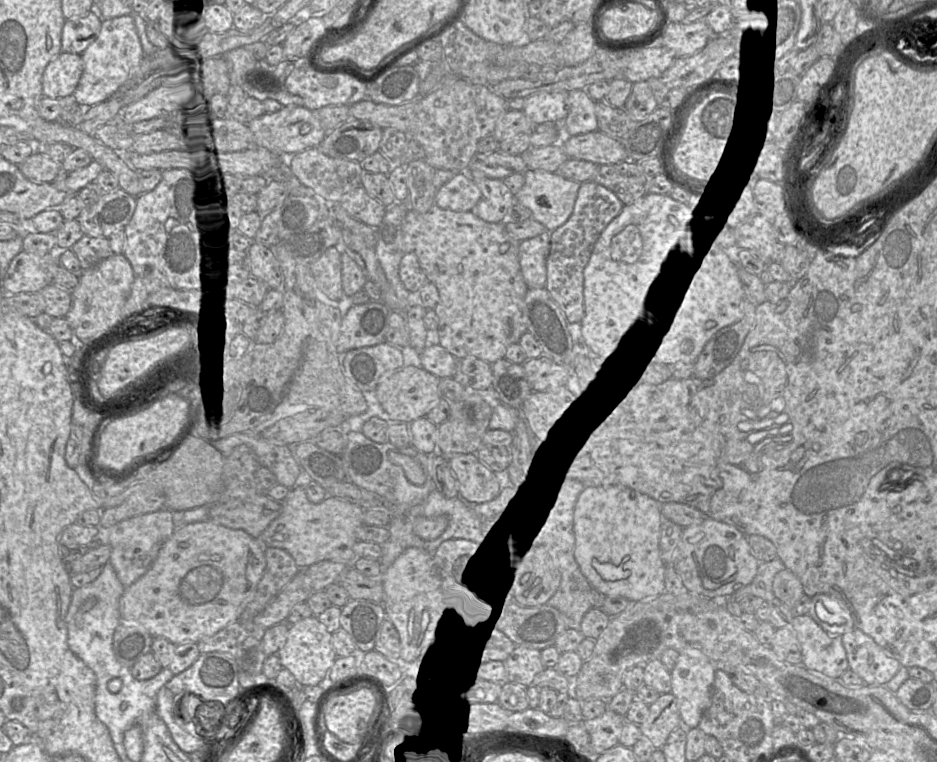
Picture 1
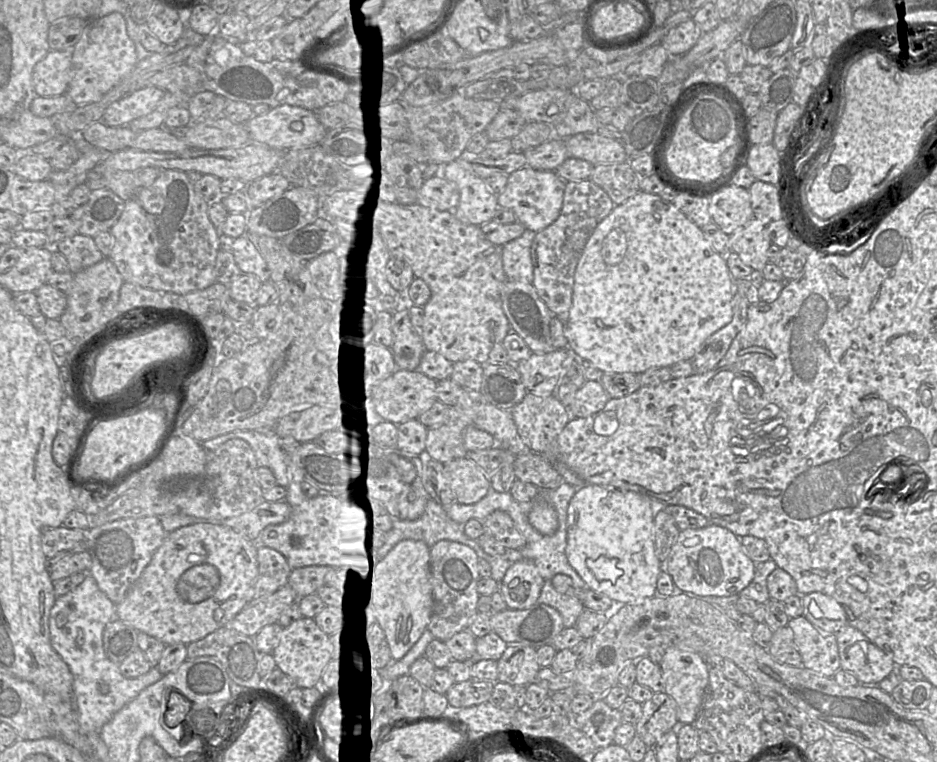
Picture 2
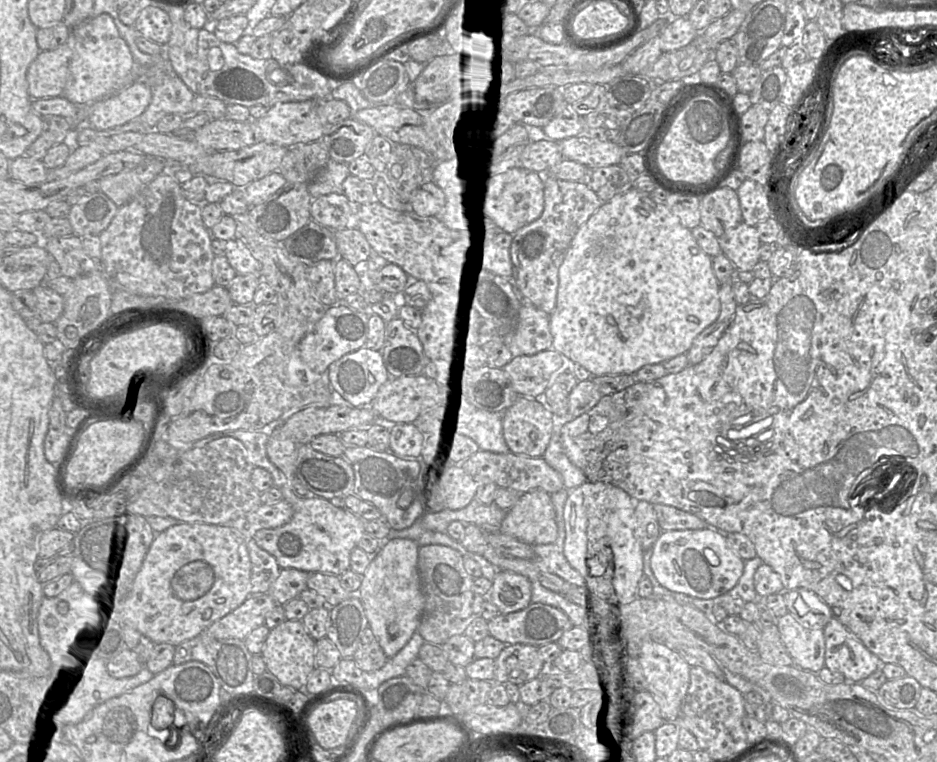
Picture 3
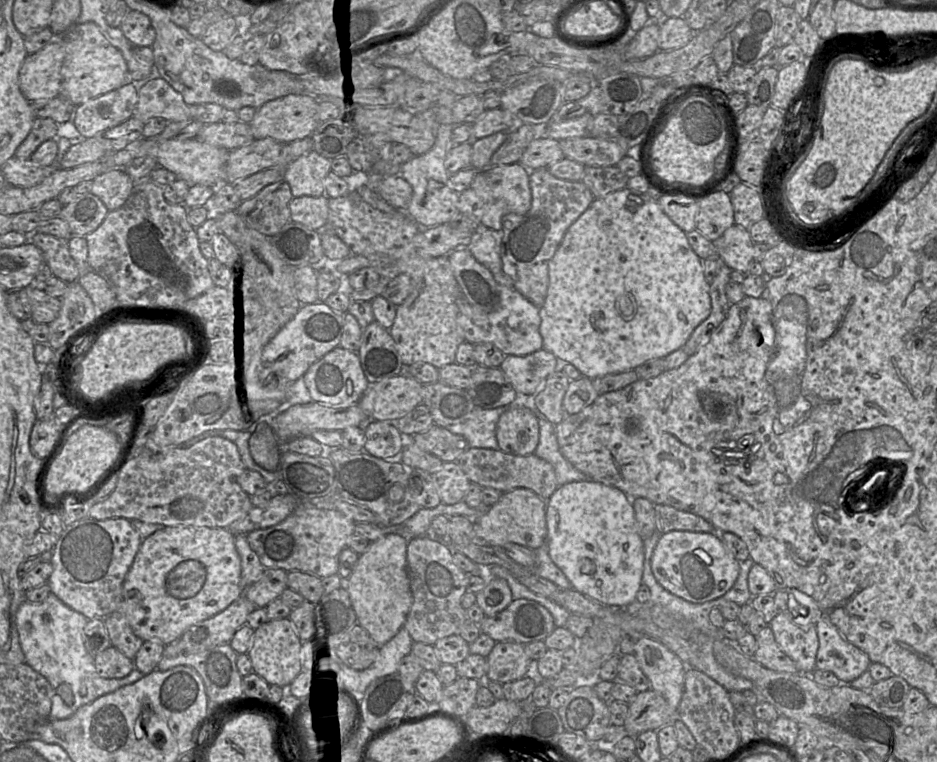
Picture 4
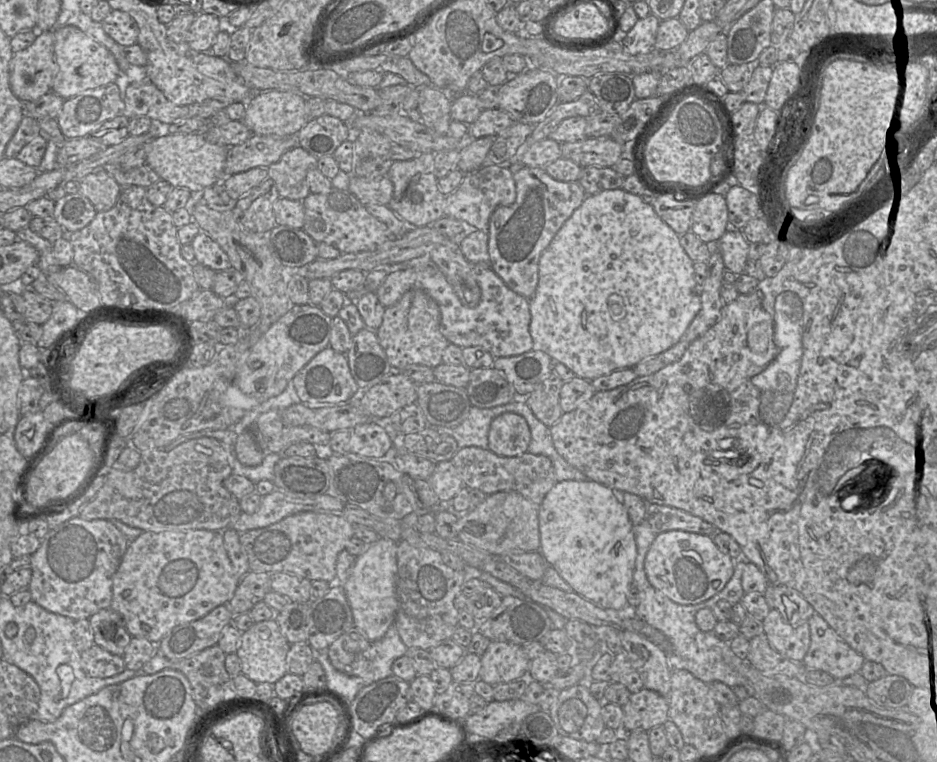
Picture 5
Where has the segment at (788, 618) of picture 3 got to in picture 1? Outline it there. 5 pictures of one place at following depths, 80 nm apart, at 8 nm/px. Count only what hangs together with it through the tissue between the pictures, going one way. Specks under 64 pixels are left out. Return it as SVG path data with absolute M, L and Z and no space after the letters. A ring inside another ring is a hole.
M808 614L795 616L791 627L801 646L804 667L836 679L849 669L840 635L828 634Z

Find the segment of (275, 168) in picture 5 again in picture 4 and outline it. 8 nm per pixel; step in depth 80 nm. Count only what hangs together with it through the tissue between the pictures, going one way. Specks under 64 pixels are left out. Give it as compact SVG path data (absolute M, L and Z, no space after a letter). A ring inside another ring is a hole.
M311 151L288 164L282 175L293 197L323 195L323 181L331 173L331 160Z

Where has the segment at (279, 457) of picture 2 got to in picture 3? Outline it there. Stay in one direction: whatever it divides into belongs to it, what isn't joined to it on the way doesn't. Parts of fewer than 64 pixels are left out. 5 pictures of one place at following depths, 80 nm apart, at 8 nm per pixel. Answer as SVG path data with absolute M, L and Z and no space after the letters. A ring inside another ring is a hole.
M223 431L211 434L198 440L194 447L202 447L210 441L231 437L241 441L249 451L249 460L255 466L267 470L273 479L273 486L282 488L286 483L285 475L269 460L267 456L266 446L269 440L269 431Z

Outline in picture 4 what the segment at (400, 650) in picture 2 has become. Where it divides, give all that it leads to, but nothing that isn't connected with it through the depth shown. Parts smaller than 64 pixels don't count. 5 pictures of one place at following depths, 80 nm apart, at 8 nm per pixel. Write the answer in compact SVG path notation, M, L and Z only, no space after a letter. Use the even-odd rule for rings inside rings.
M385 534L371 542L367 550L360 554L347 578L347 591L357 616L357 624L379 645L388 642L403 628L412 604L406 562L409 539L397 534Z

